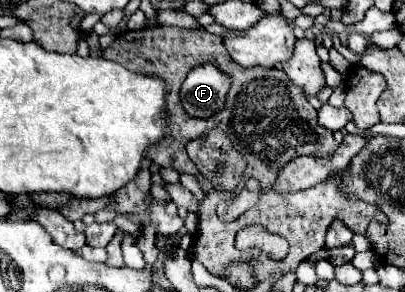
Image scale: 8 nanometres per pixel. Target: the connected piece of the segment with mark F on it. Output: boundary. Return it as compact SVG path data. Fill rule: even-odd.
M211 64L193 68L181 86L181 104L193 118L209 118L225 104L229 78Z

